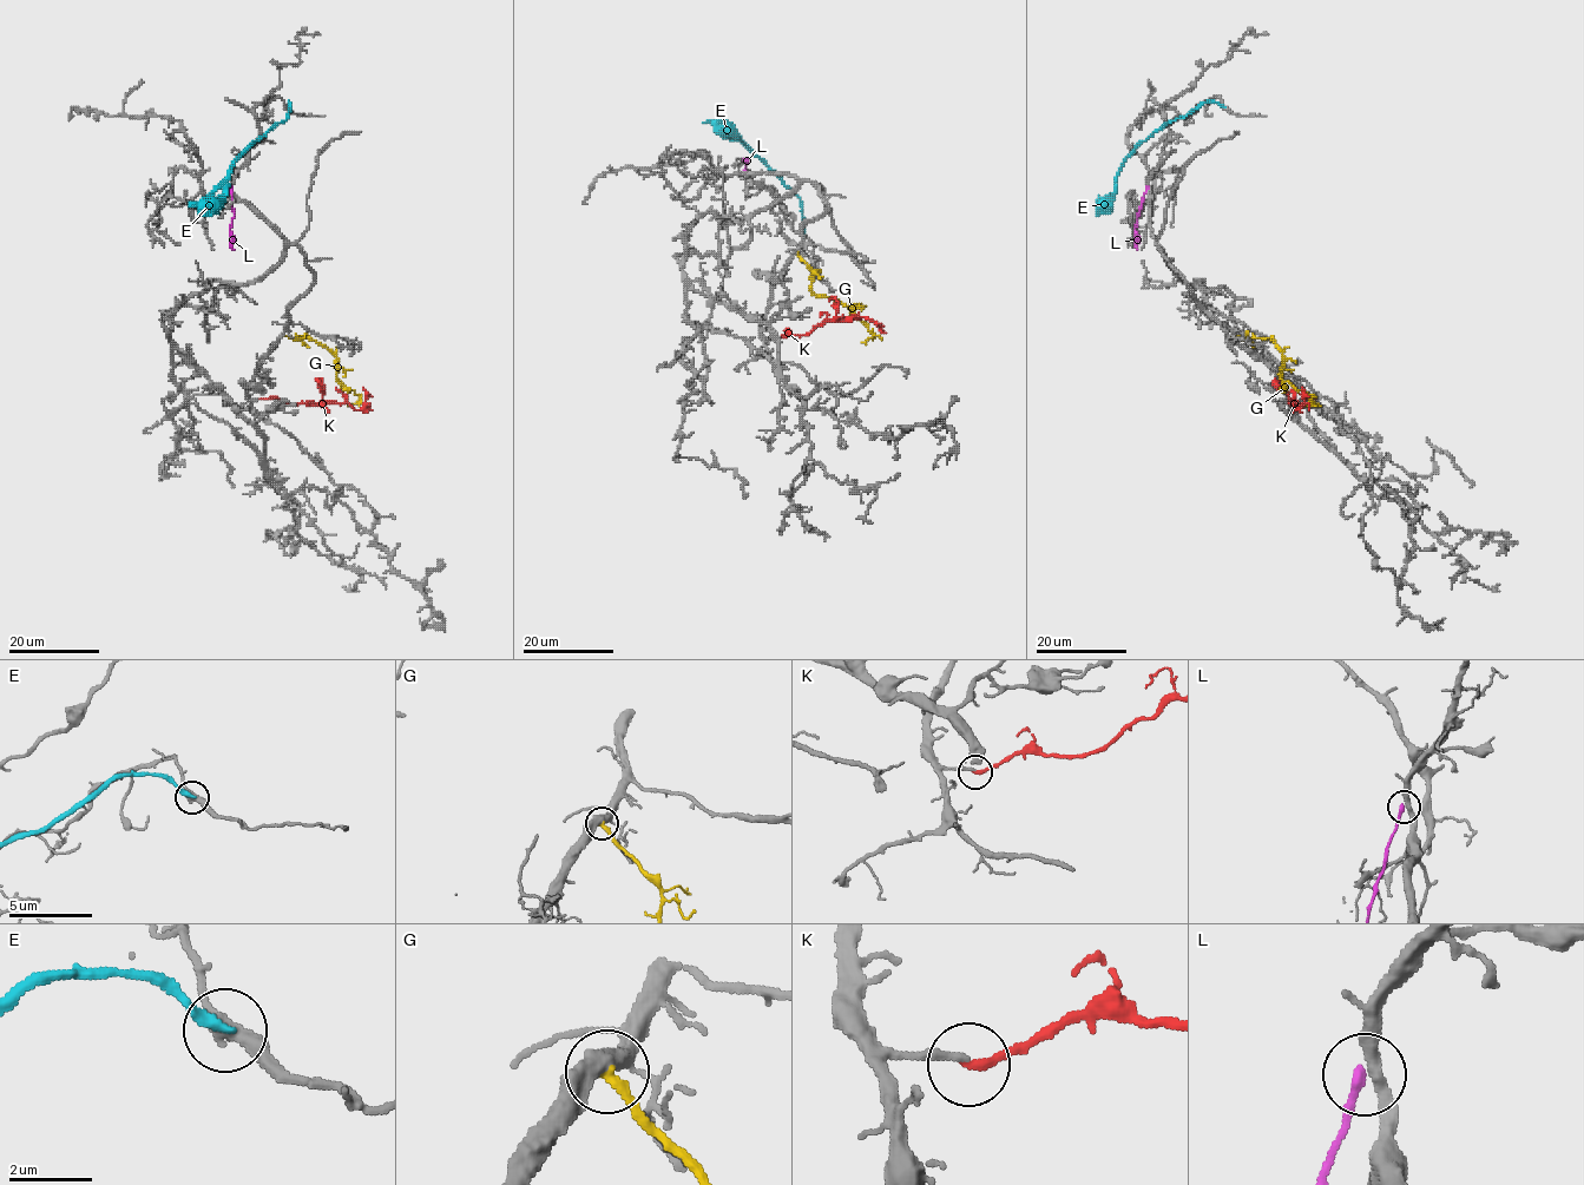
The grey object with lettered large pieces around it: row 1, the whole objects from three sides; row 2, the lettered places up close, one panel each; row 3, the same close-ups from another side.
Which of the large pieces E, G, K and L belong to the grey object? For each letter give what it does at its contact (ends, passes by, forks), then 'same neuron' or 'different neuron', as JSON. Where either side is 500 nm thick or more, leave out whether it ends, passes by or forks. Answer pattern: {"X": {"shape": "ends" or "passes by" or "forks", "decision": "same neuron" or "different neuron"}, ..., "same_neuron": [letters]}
{"E": {"shape": "ends", "decision": "different neuron"}, "G": {"shape": "ends", "decision": "different neuron"}, "K": {"shape": "ends", "decision": "same neuron"}, "L": {"shape": "ends", "decision": "different neuron"}, "same_neuron": ["K"]}

